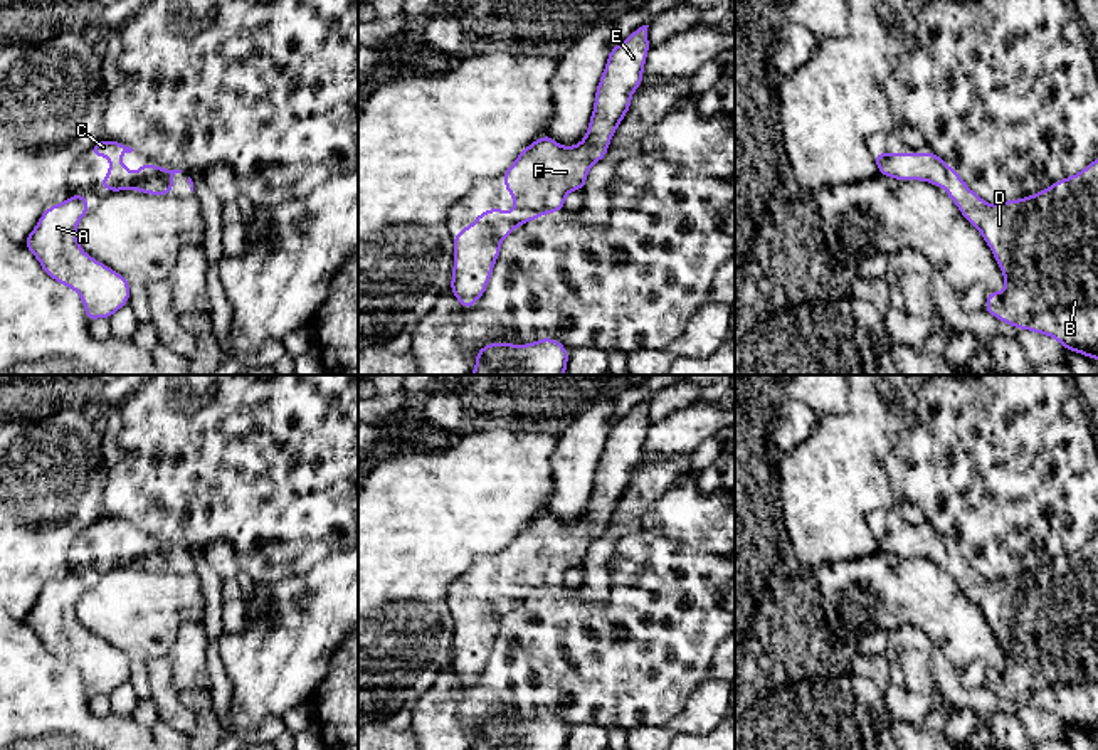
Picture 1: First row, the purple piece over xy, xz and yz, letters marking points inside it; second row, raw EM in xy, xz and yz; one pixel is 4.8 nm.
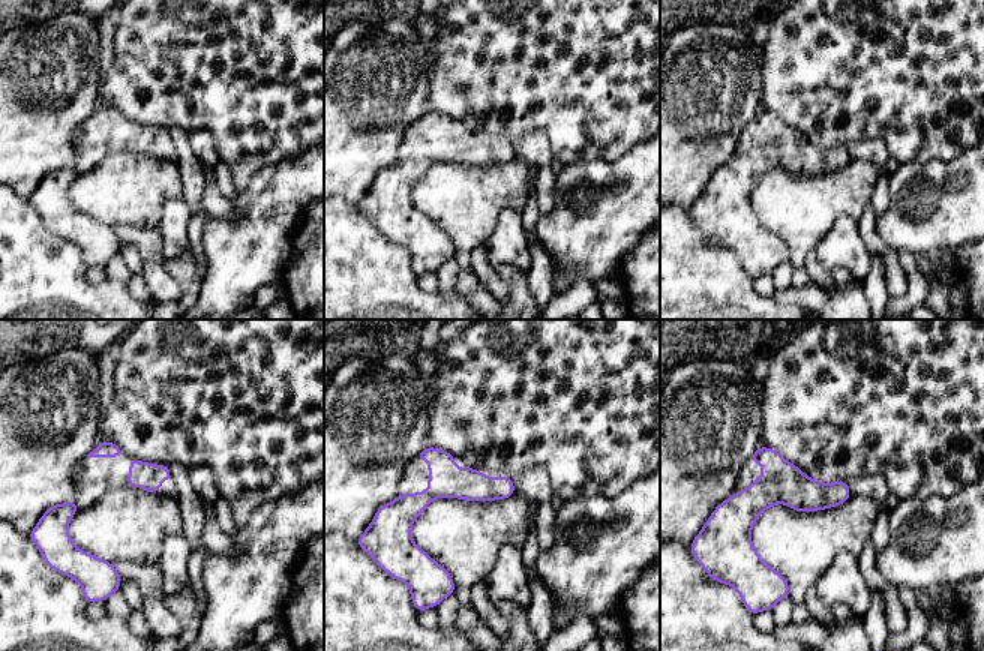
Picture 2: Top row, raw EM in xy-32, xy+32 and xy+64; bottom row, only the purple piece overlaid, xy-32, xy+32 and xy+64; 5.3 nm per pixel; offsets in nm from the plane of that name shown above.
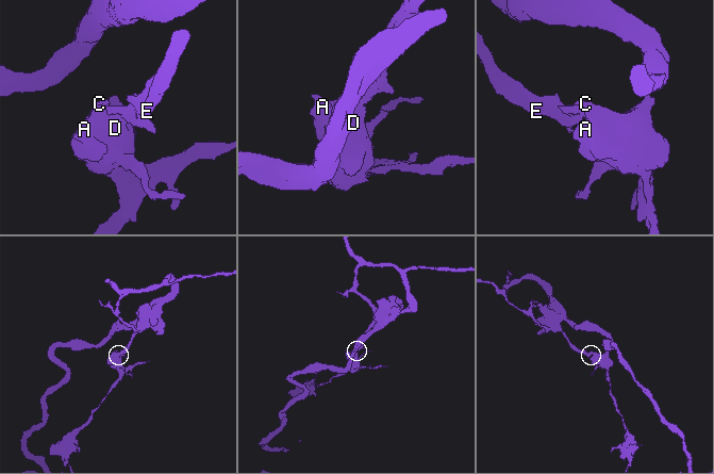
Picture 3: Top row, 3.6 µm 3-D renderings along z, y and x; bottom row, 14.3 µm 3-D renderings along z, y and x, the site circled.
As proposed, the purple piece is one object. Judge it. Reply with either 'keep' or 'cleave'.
keep

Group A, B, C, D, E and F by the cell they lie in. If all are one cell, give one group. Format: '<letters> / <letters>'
A B C D E F

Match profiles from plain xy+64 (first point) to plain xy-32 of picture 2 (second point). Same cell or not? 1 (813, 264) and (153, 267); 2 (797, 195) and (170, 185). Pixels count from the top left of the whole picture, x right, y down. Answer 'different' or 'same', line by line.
1: same
2: same

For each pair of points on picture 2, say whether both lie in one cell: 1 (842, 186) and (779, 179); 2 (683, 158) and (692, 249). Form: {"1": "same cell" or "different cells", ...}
{"1": "same cell", "2": "different cells"}

